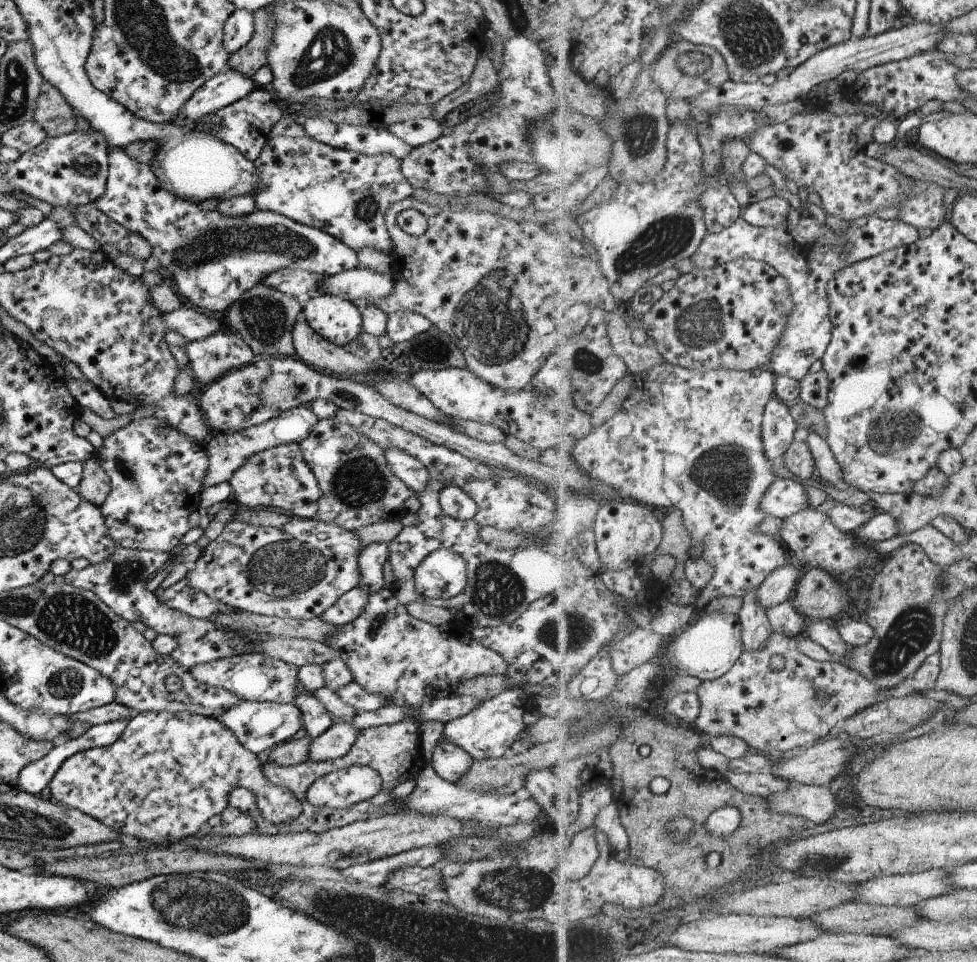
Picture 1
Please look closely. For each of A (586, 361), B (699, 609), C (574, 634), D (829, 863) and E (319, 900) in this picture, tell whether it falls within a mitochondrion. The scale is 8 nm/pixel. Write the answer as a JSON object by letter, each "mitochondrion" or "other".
{"A":"mitochondrion","B":"other","C":"mitochondrion","D":"mitochondrion","E":"mitochondrion"}

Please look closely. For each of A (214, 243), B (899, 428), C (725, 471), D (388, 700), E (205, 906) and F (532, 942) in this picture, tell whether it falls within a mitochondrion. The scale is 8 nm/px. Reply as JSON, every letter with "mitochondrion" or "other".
{"A":"mitochondrion","B":"mitochondrion","C":"mitochondrion","D":"other","E":"mitochondrion","F":"other"}

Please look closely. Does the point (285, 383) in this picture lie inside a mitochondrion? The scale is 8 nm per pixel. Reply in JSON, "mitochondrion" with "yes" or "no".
{"mitochondrion":"no"}

